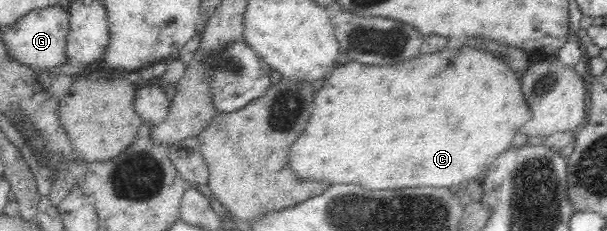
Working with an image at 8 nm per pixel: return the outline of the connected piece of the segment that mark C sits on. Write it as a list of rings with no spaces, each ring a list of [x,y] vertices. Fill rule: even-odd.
[[[446,47],[440,53],[426,54],[414,61],[408,61],[402,69],[396,73],[396,65],[376,66],[360,65],[360,62],[350,60],[343,65],[336,65],[331,71],[332,75],[326,79],[326,83],[320,87],[316,99],[314,99],[314,111],[308,121],[308,127],[304,133],[289,147],[288,166],[297,175],[297,179],[304,181],[328,181],[332,185],[336,183],[352,183],[360,185],[370,191],[378,189],[404,189],[404,187],[440,187],[452,188],[462,181],[474,181],[478,179],[490,163],[511,147],[511,142],[519,140],[519,127],[523,126],[532,117],[528,110],[522,90],[520,90],[520,77],[516,76],[508,64],[488,50],[478,50],[470,47],[462,47],[458,51]]]

